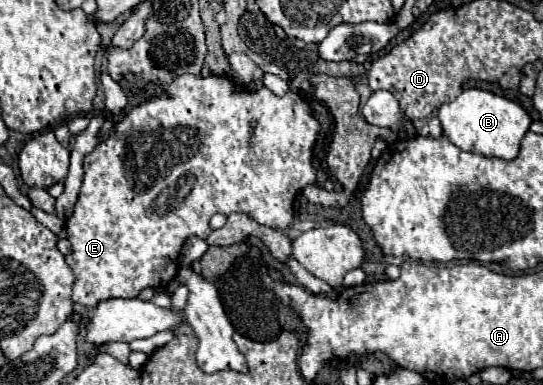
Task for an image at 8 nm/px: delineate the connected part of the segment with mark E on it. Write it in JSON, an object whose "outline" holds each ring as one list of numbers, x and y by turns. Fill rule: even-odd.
{"outline":[[143,38,137,40,127,50,109,46,107,48,107,60,109,60,109,76,113,76,115,80,121,80,121,76,127,74,127,72,141,74,145,80,155,82,159,90,167,92,169,98,165,98,165,100,163,98,145,100,143,104,133,108,115,126,113,134,107,140,101,140,95,146,95,150,85,156,85,162,83,162,85,178,83,178,83,184,81,184,81,190,79,190,79,198,77,198,73,216,67,220,67,234,69,234,69,242,73,246,73,254,67,256,65,260,67,260,67,264,71,266,71,270,75,272,75,278,77,278,77,282,73,286,73,302,79,302,79,304,87,306,89,310,95,310,99,302,105,302,105,300,111,300,111,298,137,298,137,294,143,288,147,288,147,286,165,288,167,282,177,276,179,250,181,250,183,242,189,236,199,236,199,238,207,240,209,234,211,234,209,220,217,212,221,212,225,216,235,214,235,212,245,212,245,214,251,214,263,226,271,226,271,228,279,228,279,230,289,228,293,218,295,218,295,212,293,212,293,198,295,198,295,194,301,188,305,188,309,184,315,184,315,172,313,172,313,164,311,164,311,150,313,150,313,144,317,140,317,134,319,134,319,122,311,116,309,106,299,98,299,94,287,92,287,96,279,98,273,92,269,92,265,86,259,92,245,92,231,78,219,78,219,76,203,78,203,76,189,76,189,74,185,74,185,76,173,78,171,72,167,72,167,70,163,70,163,68,153,64,153,60,149,58,149,42,143,40],[251,118,257,120,255,132,251,132,251,128,249,128,249,120]]}

